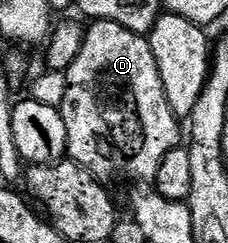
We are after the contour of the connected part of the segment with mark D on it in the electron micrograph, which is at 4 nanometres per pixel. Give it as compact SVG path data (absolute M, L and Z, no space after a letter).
M92 21L84 34L82 51L78 51L78 59L74 59L66 74L68 86L59 111L68 132L67 156L105 183L112 183L115 177L155 182L166 151L181 144L181 122L170 111L170 103L166 103L166 91L162 91L158 63L154 63L147 36L122 27L122 23Z

